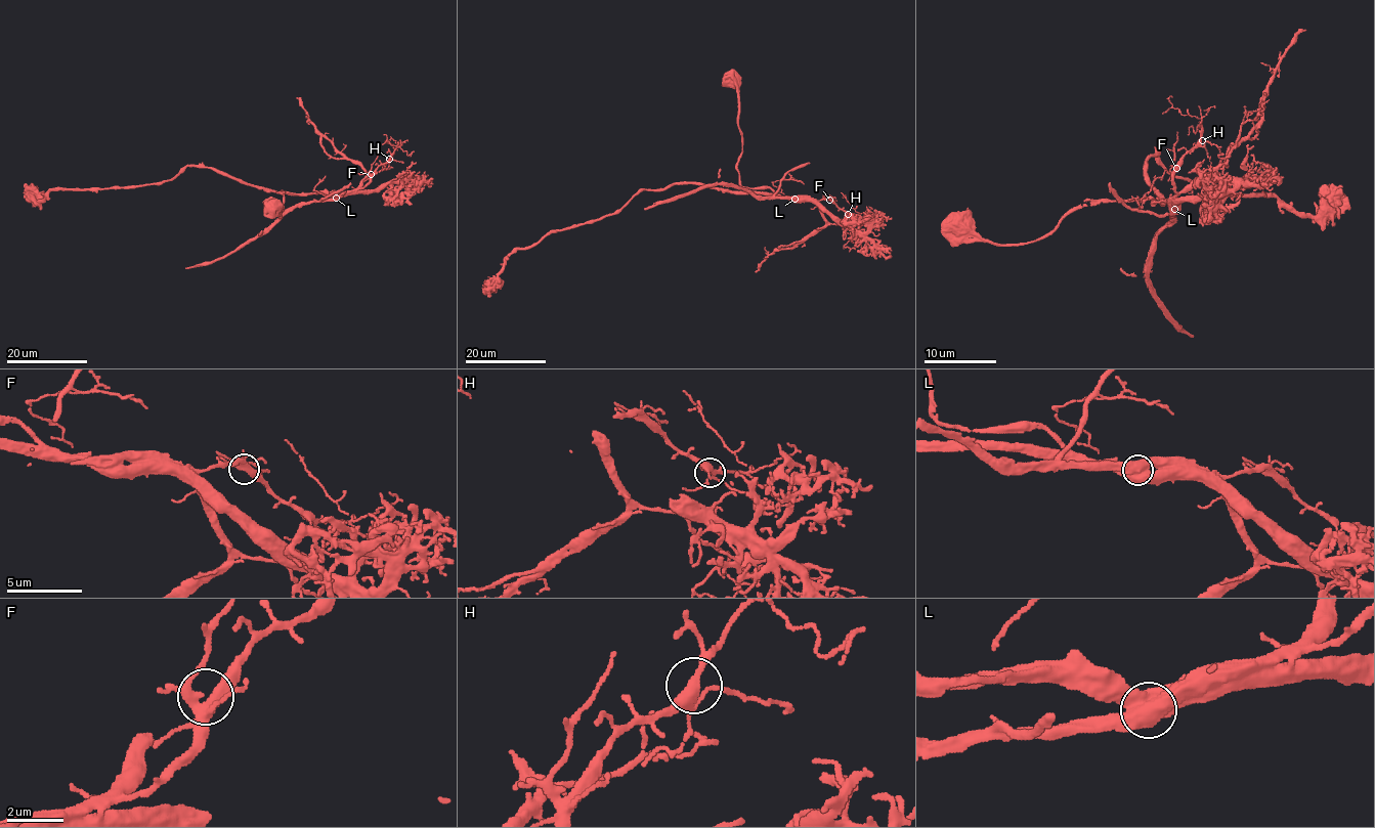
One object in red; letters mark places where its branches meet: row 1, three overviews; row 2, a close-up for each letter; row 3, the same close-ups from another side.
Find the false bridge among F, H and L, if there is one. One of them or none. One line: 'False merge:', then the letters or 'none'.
False merge: L

